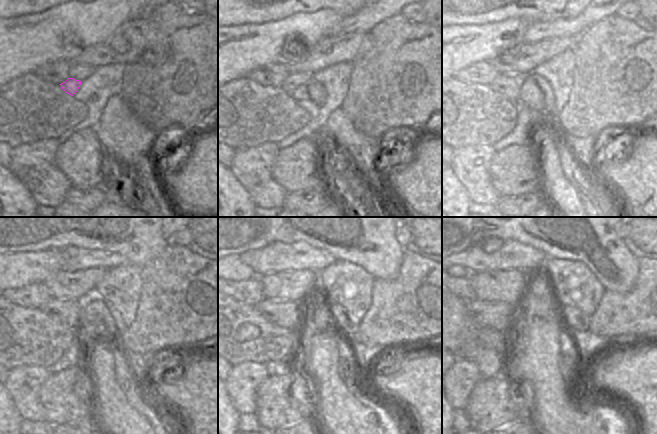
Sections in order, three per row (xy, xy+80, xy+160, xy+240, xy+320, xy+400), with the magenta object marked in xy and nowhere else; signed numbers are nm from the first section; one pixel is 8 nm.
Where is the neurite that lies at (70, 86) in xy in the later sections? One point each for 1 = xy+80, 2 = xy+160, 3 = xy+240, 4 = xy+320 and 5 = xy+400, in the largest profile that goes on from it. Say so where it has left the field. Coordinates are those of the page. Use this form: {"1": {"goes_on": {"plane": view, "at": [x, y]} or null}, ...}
{"1": {"goes_on": {"plane": "xy+80", "at": [312, 90]}}, "2": {"goes_on": {"plane": "xy+160", "at": [536, 92]}}, "3": {"goes_on": {"plane": "xy+240", "at": [91, 320]}}, "4": {"goes_on": {"plane": "xy+320", "at": [338, 315]}}, "5": {"goes_on": {"plane": "xy+400", "at": [574, 319]}}}

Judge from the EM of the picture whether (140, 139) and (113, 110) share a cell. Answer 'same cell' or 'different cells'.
same cell

